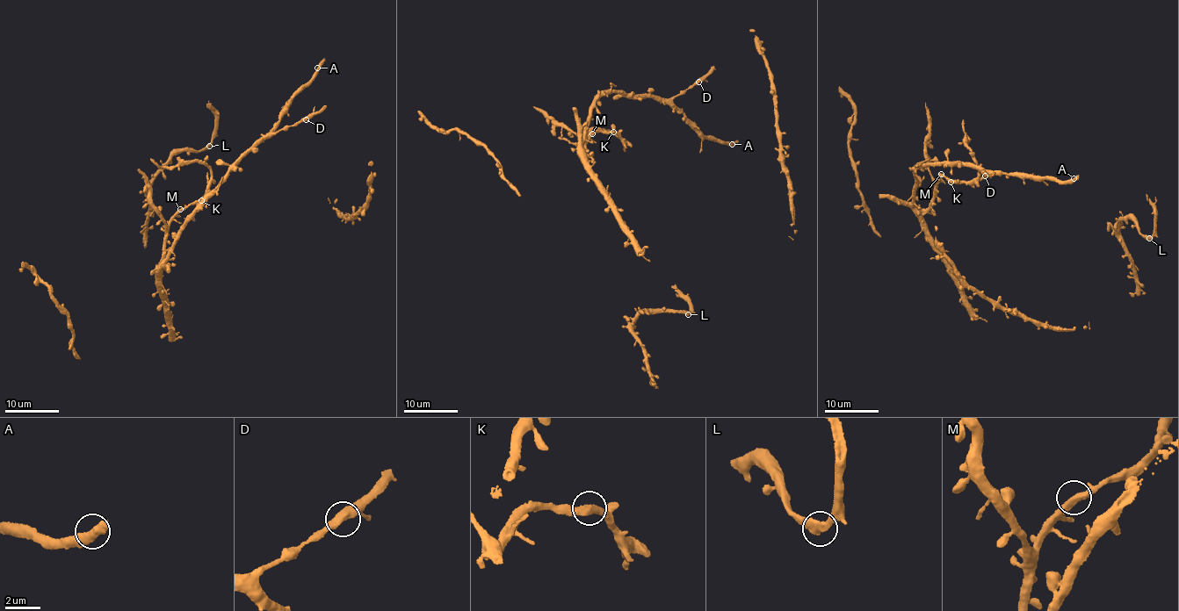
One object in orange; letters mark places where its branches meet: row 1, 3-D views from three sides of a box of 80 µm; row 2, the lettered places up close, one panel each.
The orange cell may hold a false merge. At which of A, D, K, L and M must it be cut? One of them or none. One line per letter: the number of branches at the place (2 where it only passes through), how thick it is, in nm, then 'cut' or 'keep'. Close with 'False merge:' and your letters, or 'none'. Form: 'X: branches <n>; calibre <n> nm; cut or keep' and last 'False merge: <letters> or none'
A: branches 2; calibre 440 nm; keep
D: branches 2; calibre 460 nm; keep
K: branches 2; calibre 440 nm; keep
L: branches 2; calibre 460 nm; keep
M: branches 2; calibre 440 nm; keep
False merge: none

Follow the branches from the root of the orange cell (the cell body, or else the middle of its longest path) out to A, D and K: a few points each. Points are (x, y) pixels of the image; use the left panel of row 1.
A: (324, 111), (311, 113), (273, 133), (271, 129), (296, 93), (308, 86), (317, 68)
D: (324, 111), (312, 113), (306, 119)
K: (324, 111), (256, 140), (240, 155), (187, 221), (168, 260), (160, 266), (169, 224), (184, 207), (201, 200)

